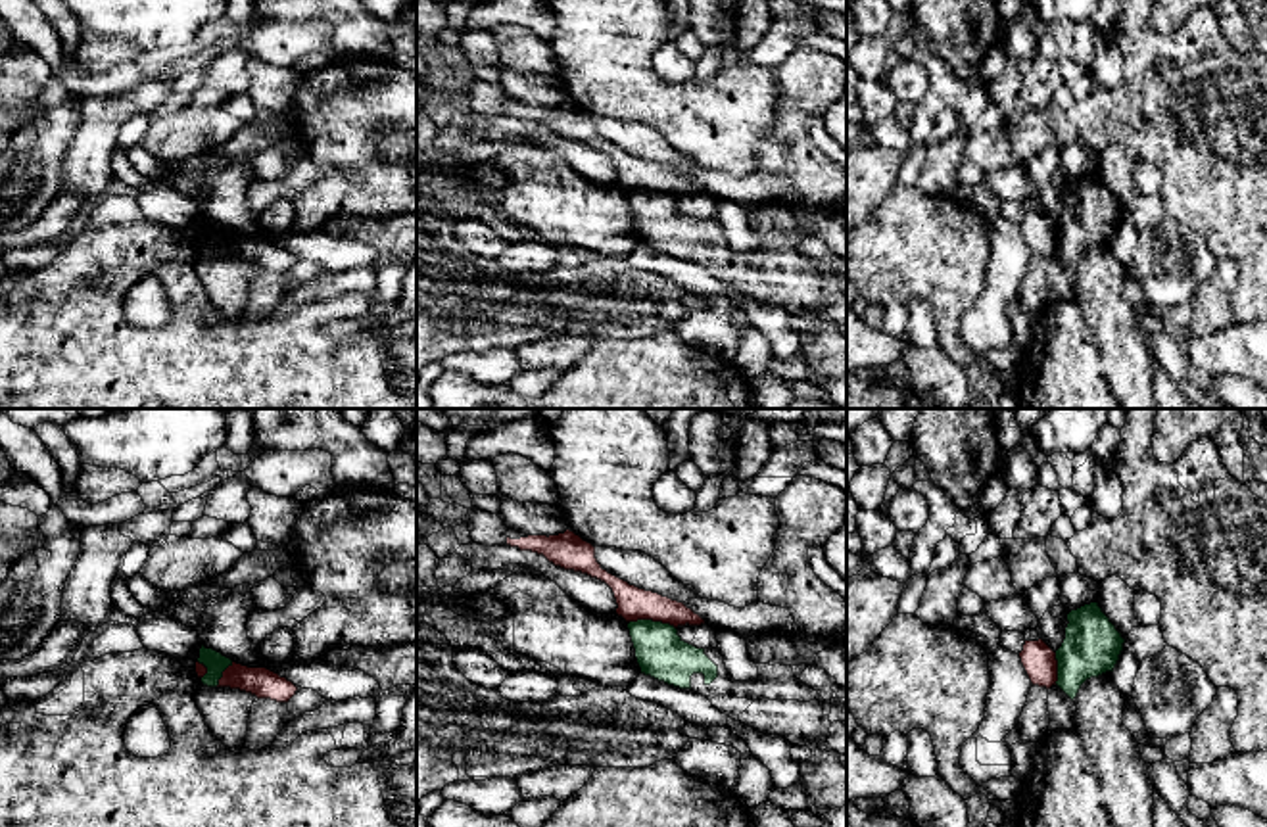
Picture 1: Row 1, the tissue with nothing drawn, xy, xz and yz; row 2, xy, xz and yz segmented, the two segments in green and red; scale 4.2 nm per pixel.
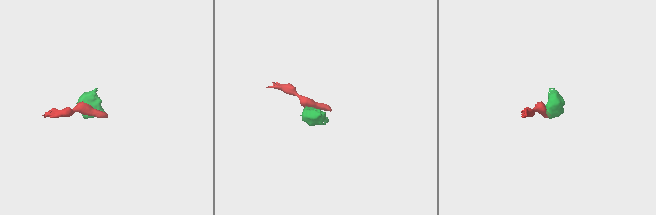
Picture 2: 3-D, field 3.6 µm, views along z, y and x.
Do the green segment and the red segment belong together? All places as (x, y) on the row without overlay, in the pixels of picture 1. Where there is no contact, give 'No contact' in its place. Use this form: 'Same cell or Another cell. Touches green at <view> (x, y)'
Another cell. Touches green at xz (651, 190)

